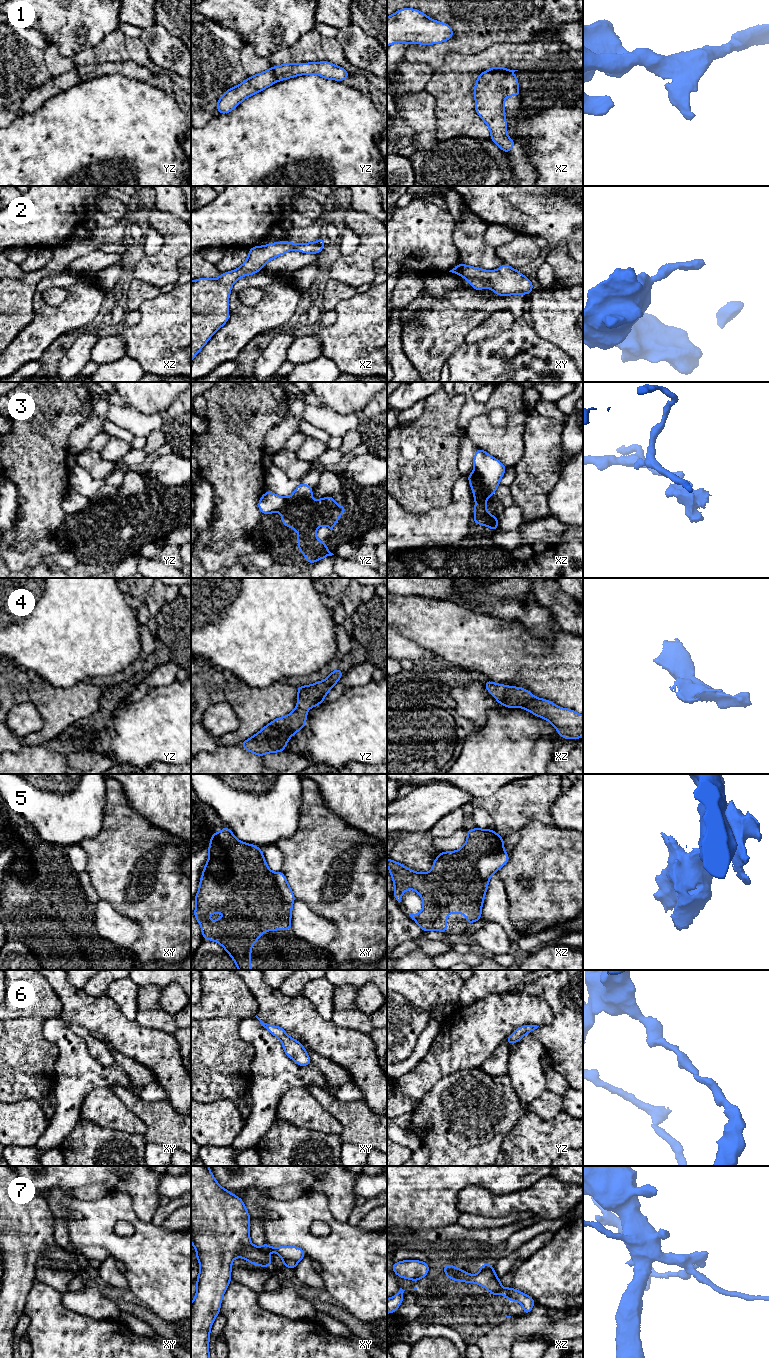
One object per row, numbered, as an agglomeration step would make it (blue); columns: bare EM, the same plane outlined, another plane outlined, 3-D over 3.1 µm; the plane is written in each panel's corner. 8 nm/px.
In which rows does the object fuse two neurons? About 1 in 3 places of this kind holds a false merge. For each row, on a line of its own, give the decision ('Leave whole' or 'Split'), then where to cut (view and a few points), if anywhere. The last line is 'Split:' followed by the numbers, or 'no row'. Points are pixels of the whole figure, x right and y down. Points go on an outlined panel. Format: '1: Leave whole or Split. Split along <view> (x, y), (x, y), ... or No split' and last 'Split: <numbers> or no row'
1: Leave whole. No split
2: Leave whole. No split
3: Split. Split along yz (308, 498), (302, 501), (292, 501), (281, 510)
4: Leave whole. No split
5: Split. Split along xz (503, 849), (483, 856), (477, 864), (477, 871), (485, 889)
6: Leave whole. No split
7: Split. Split along xz (480, 1269), (489, 1270), (496, 1277)
Split: 3, 5, 7

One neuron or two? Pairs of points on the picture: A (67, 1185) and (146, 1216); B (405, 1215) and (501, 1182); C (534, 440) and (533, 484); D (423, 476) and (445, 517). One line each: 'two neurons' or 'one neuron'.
A: one neuron
B: one neuron
C: one neuron
D: two neurons

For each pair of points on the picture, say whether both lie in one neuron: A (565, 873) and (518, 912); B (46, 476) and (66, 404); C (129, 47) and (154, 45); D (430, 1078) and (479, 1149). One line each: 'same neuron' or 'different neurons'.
A: same neuron
B: same neuron
C: different neurons
D: different neurons

